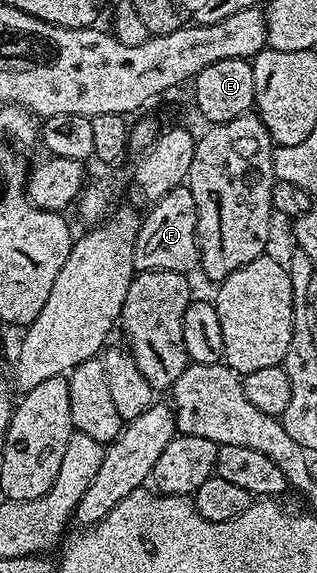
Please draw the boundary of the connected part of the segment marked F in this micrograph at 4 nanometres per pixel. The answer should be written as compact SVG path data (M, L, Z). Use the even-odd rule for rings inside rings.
M186 186L170 190L151 205L148 216L140 221L138 238L134 246L134 266L141 272L170 270L192 274L200 268L200 247L196 231L198 214L194 206L194 194Z

